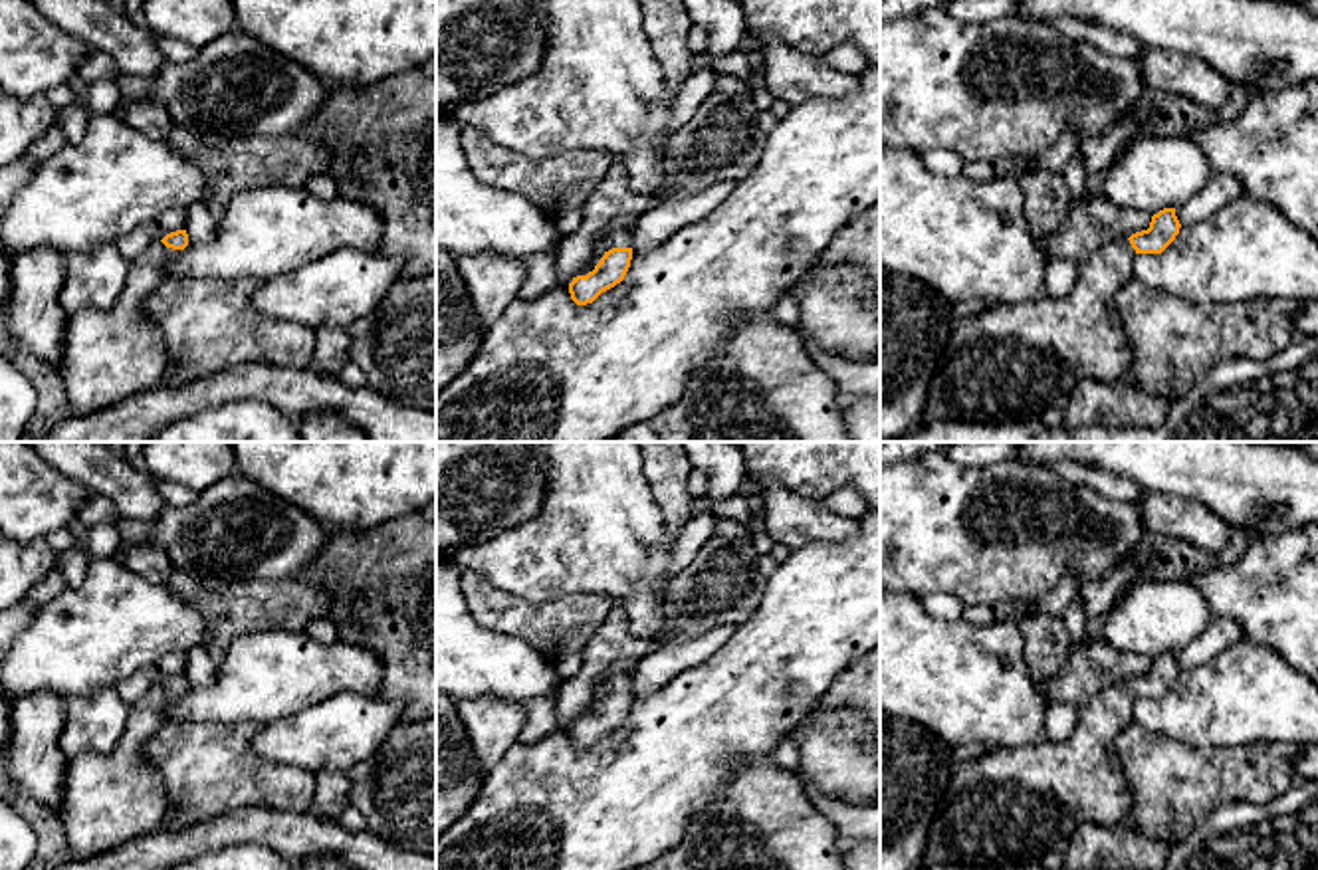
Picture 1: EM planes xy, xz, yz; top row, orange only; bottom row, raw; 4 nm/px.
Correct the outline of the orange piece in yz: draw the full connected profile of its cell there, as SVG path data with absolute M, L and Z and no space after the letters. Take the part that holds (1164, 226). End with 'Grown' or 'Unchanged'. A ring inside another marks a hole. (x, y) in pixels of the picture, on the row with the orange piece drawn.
M1175 208L1152 216L1150 228L1098 248L1078 264L1072 289L1054 299L995 303L953 321L951 335L930 381L924 422L1011 422L1041 418L1048 408L1066 408L1084 381L1128 379L1134 365L1128 333L1116 319L1114 297L1134 277L1138 254L1161 254L1179 234Z. Grown

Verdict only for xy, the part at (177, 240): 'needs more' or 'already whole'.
needs more

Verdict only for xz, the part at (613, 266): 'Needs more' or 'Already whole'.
Needs more

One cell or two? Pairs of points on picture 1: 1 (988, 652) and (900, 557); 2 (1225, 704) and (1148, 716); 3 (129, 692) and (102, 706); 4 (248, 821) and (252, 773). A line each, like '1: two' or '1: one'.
1: two
2: one
3: two
4: two

